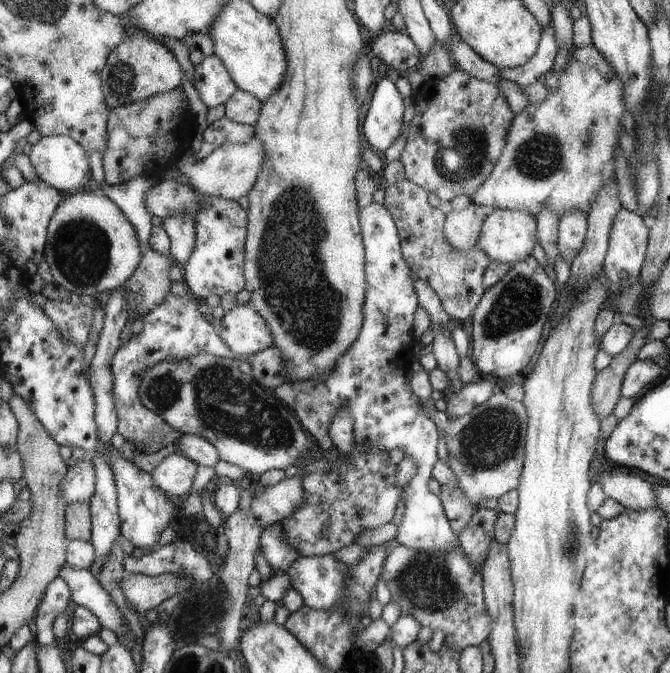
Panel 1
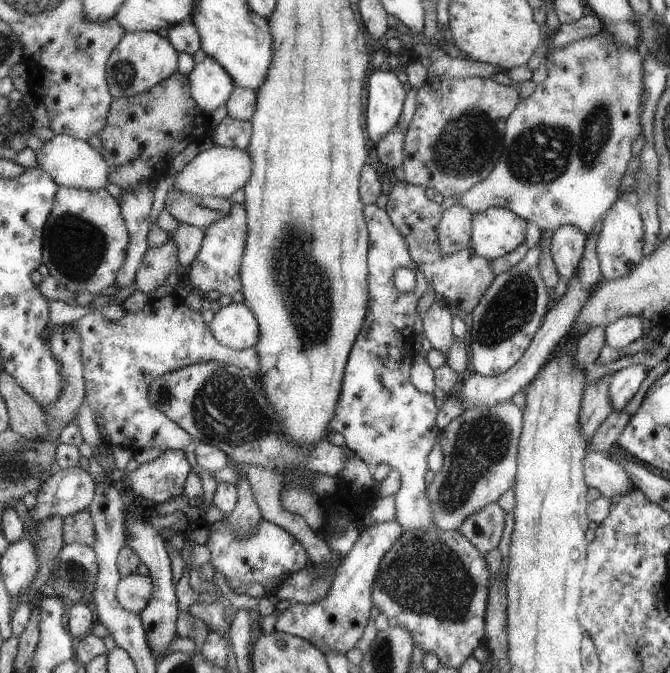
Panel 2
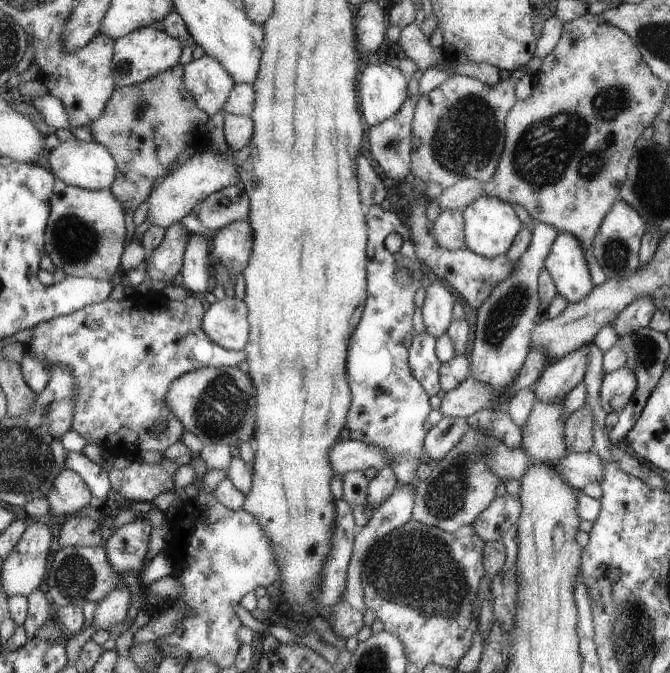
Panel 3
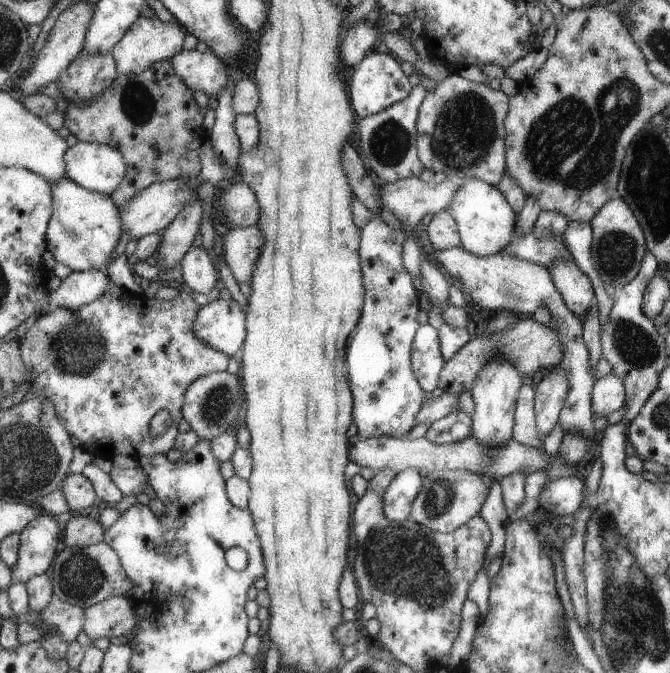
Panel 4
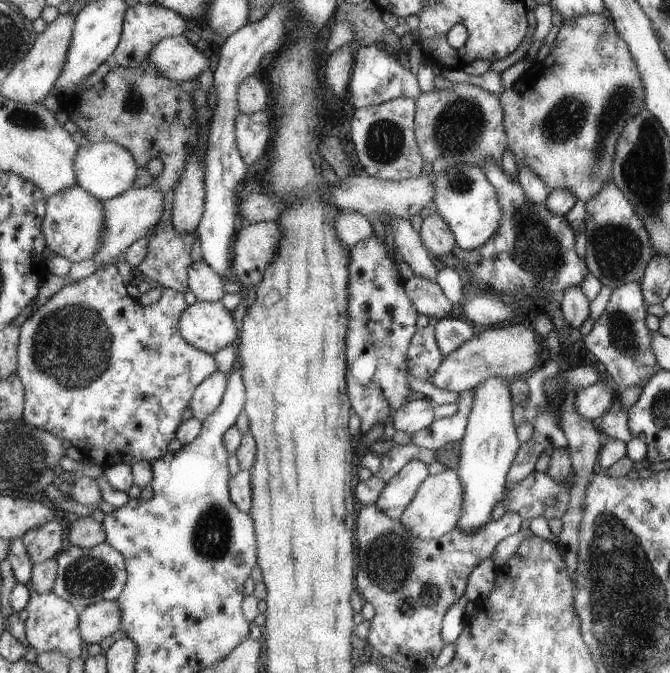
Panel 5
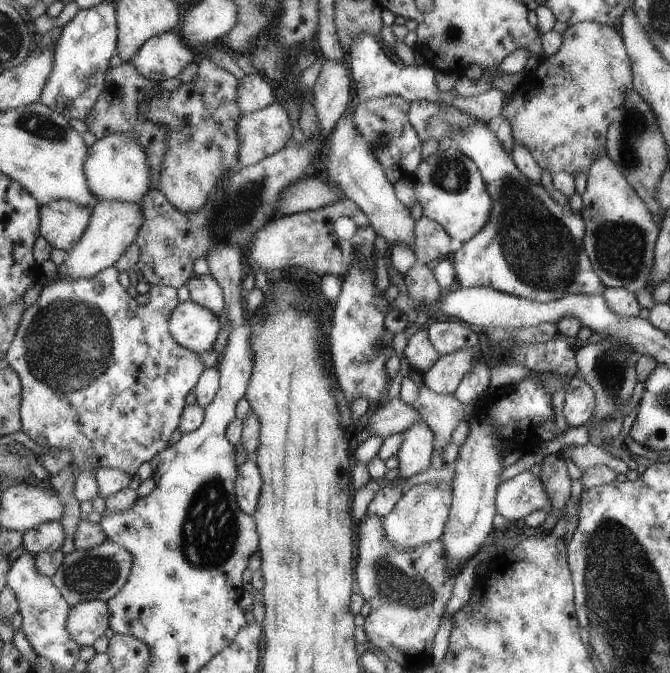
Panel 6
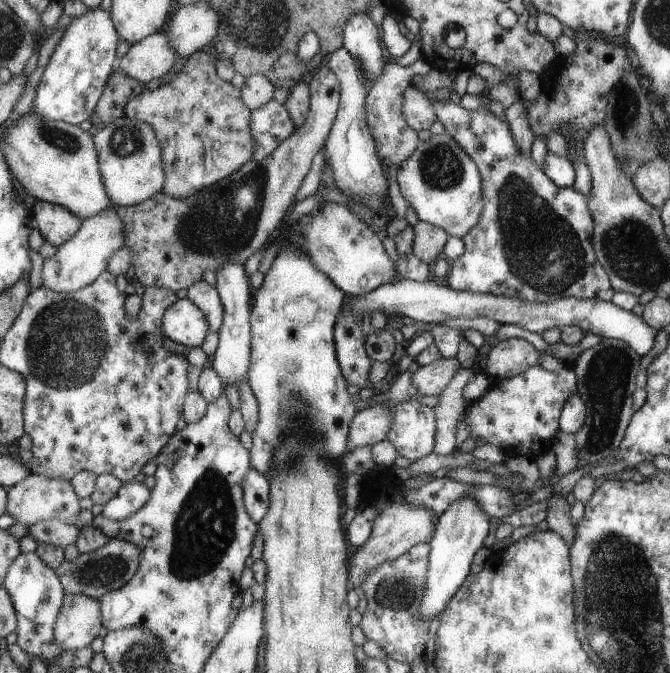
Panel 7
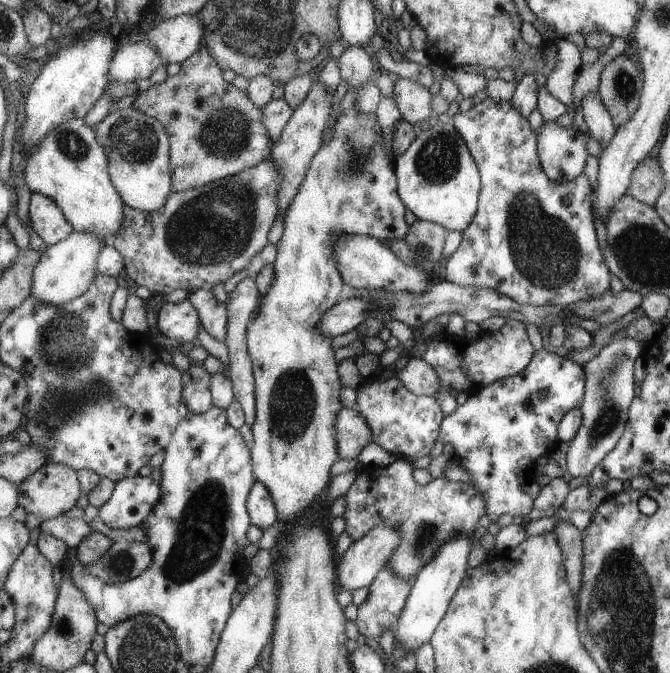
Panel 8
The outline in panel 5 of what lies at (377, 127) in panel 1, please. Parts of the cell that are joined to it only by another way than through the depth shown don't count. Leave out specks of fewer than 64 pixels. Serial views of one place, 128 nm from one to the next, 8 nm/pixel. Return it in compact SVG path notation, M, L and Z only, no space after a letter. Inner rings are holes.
M375 45L358 46L353 48L353 53L354 64L346 95L353 108L375 106L397 97L417 98L420 91L415 75L409 69L403 70L391 54L387 54L386 51L381 52L381 48Z

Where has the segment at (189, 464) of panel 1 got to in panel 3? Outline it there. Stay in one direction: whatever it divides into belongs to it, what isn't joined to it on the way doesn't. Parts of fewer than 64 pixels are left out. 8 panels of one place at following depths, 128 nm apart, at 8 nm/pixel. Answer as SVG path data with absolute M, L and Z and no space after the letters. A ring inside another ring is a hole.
M179 441L161 454L163 454L163 456L161 456L161 462L159 462L159 464L141 463L133 460L126 468L110 468L109 471L106 471L109 473L110 486L111 489L115 491L115 495L128 501L149 502L156 496L159 496L161 492L172 492L175 489L173 474L179 466L190 464L189 462L191 462L192 459L191 452Z

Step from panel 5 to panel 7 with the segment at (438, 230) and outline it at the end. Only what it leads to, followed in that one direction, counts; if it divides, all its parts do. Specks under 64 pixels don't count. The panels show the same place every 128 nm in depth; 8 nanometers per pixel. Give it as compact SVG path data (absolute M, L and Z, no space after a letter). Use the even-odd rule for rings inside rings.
M417 221L412 229L414 232L412 254L428 265L443 250L443 244L445 244L448 234L445 234L442 228L425 221Z

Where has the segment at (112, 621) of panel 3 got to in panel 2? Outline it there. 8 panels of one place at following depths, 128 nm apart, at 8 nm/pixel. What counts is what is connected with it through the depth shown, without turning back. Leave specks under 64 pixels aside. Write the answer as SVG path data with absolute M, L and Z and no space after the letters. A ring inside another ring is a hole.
M135 573L120 578L114 596L117 604L125 612L137 615L147 605L151 590L153 590L153 587L150 578Z

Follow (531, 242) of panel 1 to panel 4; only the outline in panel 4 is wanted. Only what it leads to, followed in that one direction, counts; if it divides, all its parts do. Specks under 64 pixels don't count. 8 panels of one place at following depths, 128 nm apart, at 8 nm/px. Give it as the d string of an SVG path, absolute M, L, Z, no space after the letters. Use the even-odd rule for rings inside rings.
M463 179L462 186L454 192L447 210L458 222L460 247L478 257L486 257L501 252L515 232L517 216L505 201L503 194L496 187L485 184L479 179Z

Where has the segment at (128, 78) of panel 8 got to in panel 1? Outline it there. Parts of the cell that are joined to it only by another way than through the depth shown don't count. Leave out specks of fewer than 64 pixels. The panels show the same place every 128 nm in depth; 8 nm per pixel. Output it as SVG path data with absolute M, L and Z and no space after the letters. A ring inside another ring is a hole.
M204 56L194 67L192 85L207 108L225 104L229 96L235 93L235 84L217 56Z

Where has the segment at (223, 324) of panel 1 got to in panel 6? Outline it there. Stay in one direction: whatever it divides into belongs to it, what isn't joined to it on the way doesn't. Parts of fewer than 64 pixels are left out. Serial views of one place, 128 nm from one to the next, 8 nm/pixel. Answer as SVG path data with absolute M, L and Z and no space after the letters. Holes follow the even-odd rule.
M187 299L174 308L168 328L180 345L200 354L211 350L221 326L210 309Z

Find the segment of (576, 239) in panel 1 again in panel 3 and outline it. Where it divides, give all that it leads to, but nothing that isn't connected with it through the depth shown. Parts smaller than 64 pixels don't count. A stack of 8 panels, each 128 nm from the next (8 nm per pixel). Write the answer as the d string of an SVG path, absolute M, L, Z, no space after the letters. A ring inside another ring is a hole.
M559 231L551 244L544 270L551 276L556 293L569 304L579 302L594 288L581 246L567 232Z

